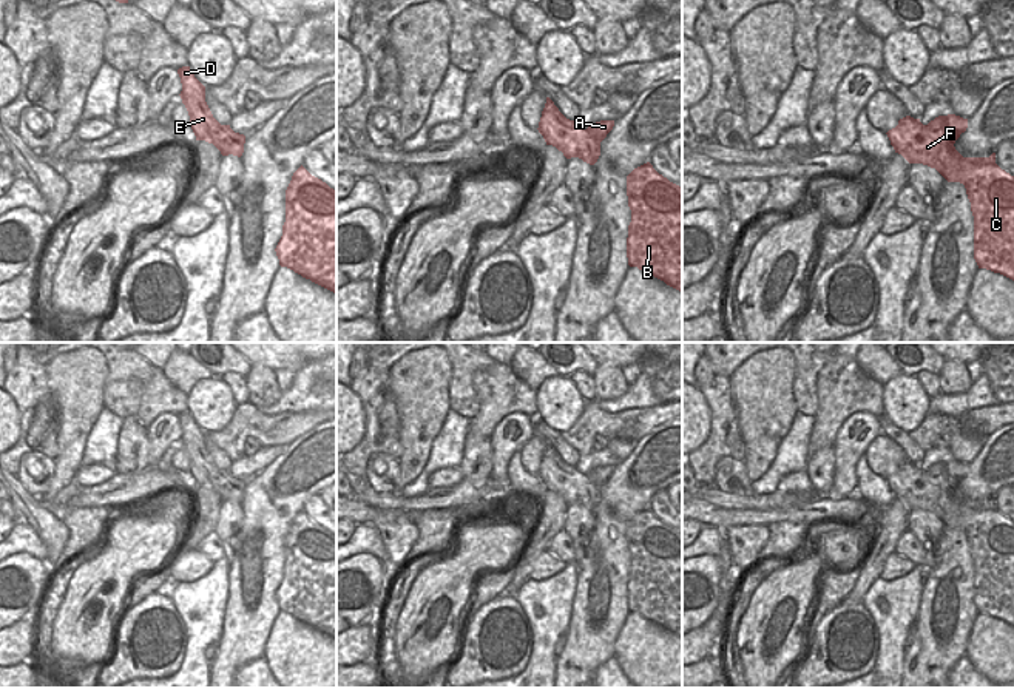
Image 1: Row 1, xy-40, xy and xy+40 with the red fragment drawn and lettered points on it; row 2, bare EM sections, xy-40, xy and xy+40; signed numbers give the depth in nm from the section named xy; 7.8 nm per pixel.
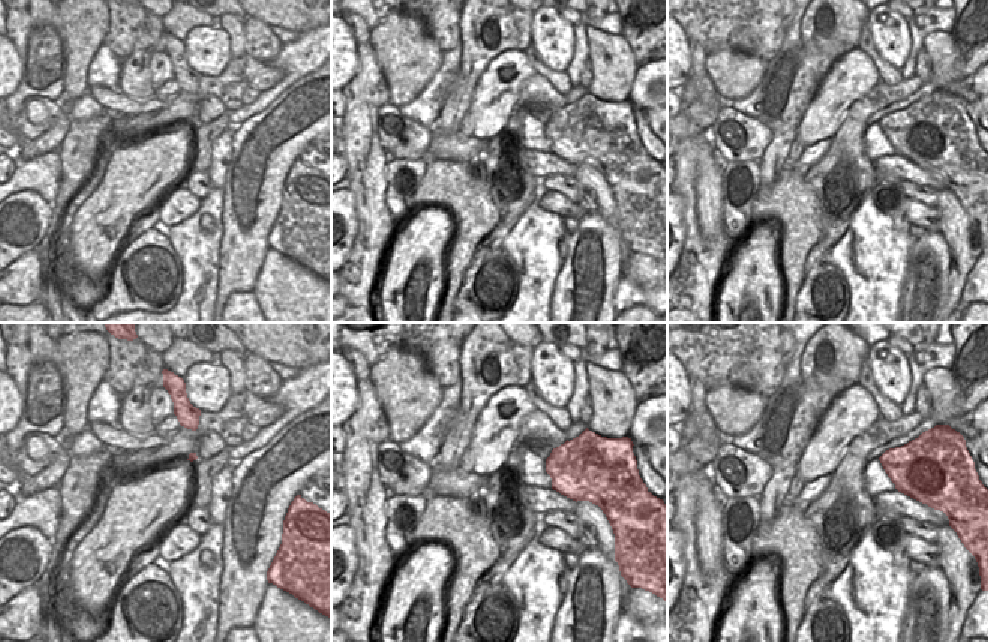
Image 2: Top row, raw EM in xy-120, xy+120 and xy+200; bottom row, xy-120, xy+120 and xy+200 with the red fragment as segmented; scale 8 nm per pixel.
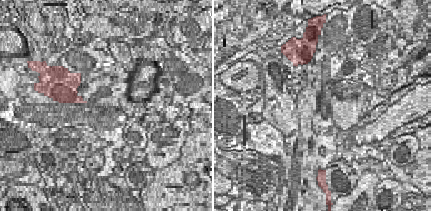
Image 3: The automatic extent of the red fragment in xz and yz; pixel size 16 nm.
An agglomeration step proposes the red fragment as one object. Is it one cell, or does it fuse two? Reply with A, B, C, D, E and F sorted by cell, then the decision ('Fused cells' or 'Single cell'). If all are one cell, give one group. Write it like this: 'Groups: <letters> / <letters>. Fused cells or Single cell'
Groups: A / B C D E F. Fused cells

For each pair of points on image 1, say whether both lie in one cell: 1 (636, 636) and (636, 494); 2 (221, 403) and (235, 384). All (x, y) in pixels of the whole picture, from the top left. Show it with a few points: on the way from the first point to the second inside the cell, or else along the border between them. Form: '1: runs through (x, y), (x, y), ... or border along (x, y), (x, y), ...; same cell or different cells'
1: border along (628, 611), (615, 647); different cells
2: border along (221, 380), (230, 389), (238, 404); different cells

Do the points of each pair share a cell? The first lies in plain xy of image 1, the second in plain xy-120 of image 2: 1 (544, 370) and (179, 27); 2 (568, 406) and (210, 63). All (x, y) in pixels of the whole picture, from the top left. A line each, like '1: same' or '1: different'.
1: same
2: same

